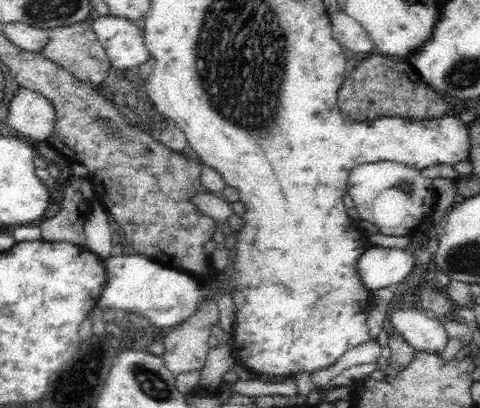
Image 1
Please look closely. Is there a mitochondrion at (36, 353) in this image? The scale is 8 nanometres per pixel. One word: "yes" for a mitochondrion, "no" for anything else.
no

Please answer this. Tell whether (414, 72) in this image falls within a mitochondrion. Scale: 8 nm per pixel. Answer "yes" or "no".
no

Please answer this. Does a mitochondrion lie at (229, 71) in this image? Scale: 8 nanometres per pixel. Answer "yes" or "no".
yes

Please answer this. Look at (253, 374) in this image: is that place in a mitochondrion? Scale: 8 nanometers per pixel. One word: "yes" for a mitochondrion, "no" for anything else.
no

